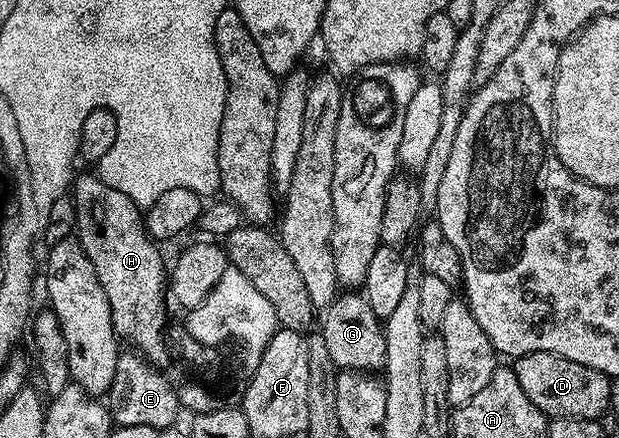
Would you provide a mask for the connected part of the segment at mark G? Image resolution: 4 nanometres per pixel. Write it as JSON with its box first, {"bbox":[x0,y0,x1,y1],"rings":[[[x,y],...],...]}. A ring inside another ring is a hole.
{"bbox":[321,292,385,372],"rings":[[[339,292],[326,310],[322,311],[323,330],[321,337],[325,340],[325,348],[329,348],[329,356],[333,356],[339,370],[357,370],[360,372],[379,372],[385,364],[385,336],[380,321],[369,308],[366,297],[359,292]]]}

